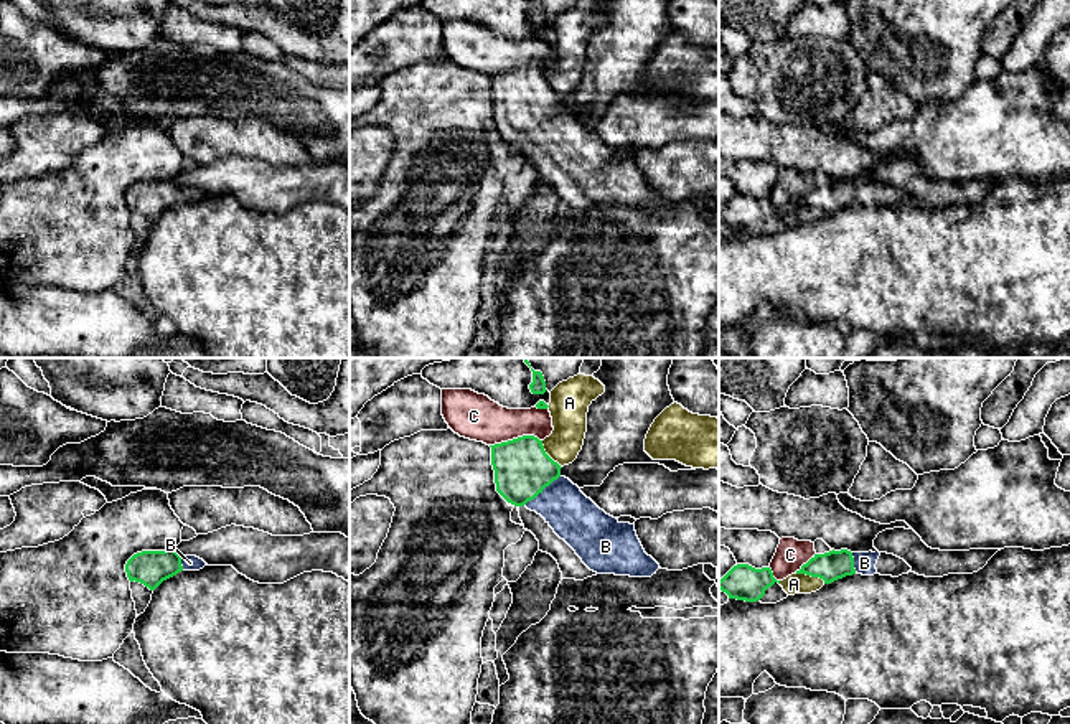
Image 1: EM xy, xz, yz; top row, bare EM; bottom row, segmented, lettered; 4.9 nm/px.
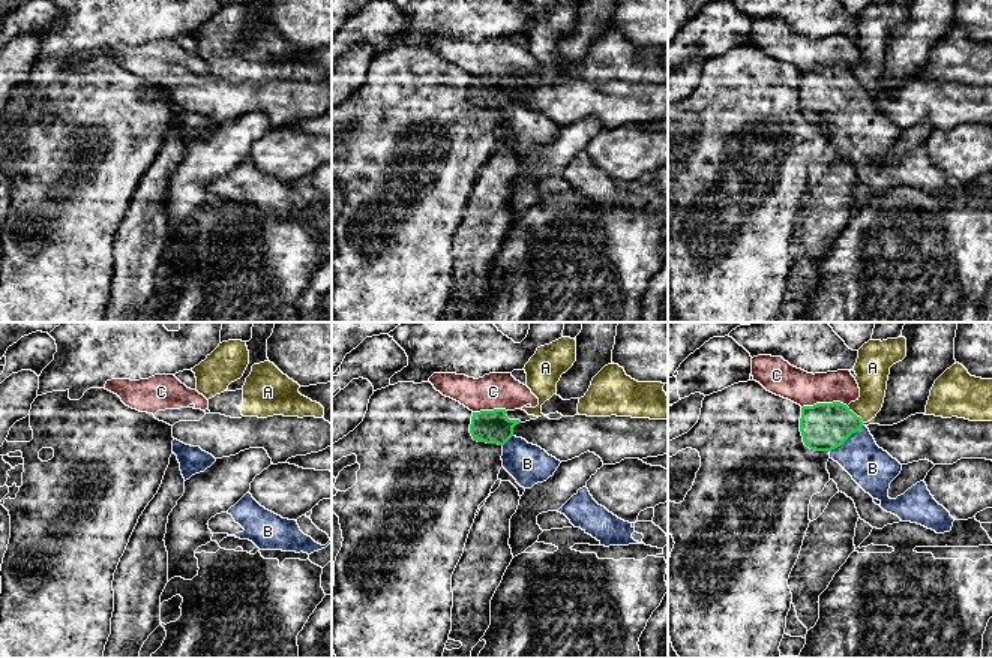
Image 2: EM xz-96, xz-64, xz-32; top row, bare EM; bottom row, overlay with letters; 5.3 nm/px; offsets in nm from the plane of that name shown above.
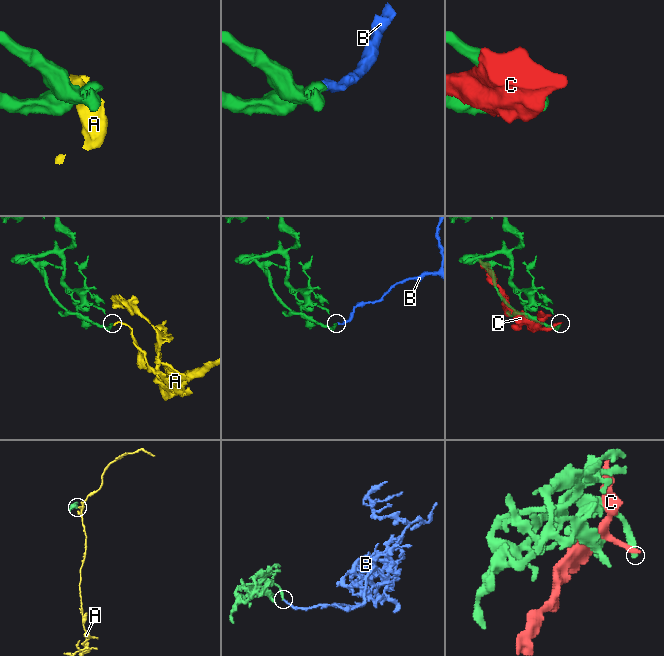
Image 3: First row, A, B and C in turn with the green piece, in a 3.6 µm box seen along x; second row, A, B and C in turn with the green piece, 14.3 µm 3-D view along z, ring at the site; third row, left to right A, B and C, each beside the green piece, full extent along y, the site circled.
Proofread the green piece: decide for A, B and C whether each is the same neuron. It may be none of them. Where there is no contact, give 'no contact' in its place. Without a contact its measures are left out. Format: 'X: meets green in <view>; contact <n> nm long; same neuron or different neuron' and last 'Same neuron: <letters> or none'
A: meets green in yz; contact 160 nm long; different neuron
B: meets green in xz; contact 240 nm long; same neuron
C: meets green in xz; contact 260 nm long; different neuron
Same neuron: B

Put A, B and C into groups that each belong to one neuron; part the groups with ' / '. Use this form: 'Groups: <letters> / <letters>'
Groups: A / B / C

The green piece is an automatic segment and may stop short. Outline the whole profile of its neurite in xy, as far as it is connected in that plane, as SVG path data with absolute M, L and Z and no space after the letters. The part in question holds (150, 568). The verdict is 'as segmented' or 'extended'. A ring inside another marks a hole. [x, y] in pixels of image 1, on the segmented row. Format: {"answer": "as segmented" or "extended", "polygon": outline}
{"answer": "extended", "polygon": "M175 549L142 551L134 554L125 572L130 582L140 582L155 590L163 581L181 571L199 571L206 562L196 556L180 556Z"}

